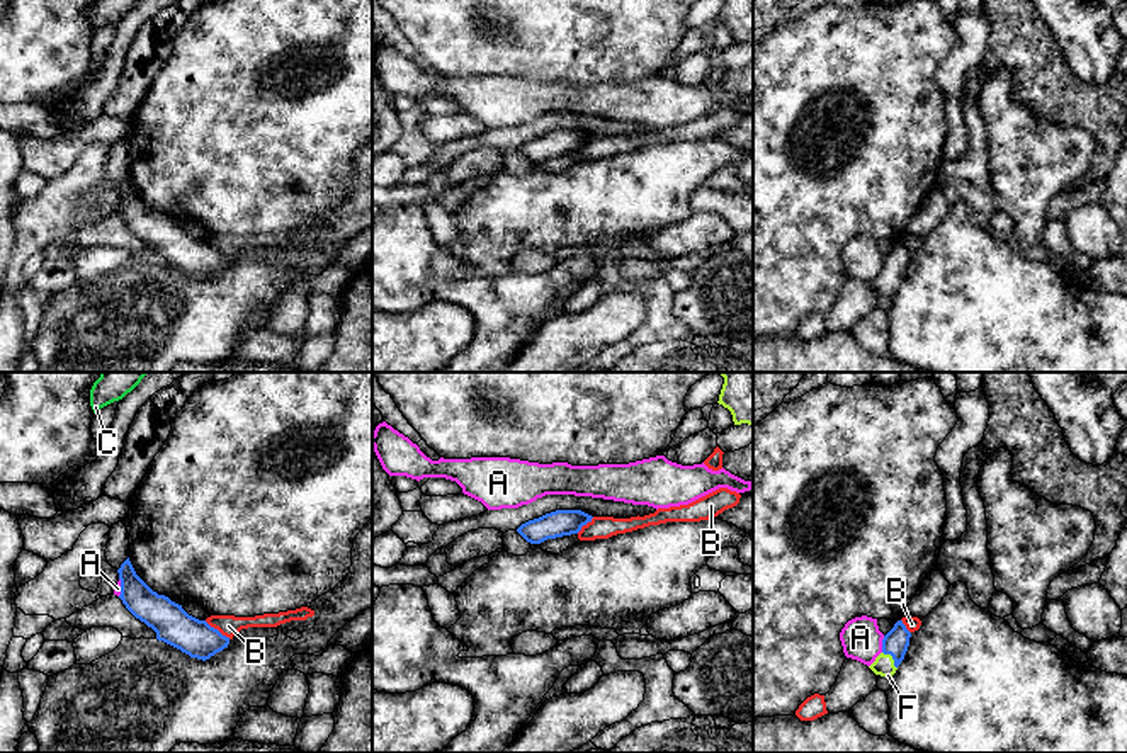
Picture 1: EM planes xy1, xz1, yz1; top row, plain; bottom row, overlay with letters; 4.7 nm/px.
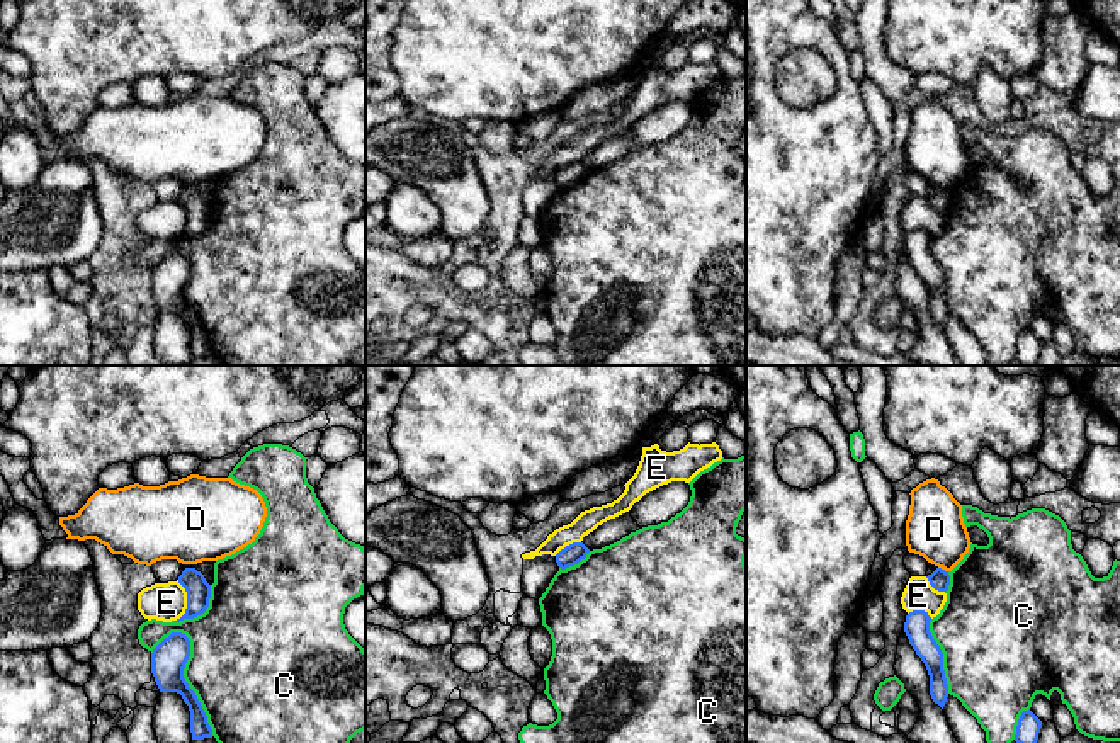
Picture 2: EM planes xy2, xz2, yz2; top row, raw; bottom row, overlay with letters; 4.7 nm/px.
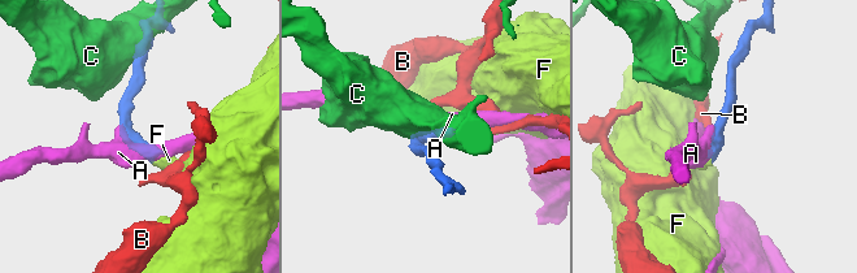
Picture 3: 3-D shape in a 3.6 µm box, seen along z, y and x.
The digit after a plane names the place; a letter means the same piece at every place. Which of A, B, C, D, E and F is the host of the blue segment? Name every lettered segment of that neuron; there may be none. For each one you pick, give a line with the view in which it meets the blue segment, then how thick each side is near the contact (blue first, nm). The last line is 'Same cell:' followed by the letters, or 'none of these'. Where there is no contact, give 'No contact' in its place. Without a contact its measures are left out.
F: Touches blue in yz1. Thickness 120 nm (blue) against 100 nm
Same cell: F

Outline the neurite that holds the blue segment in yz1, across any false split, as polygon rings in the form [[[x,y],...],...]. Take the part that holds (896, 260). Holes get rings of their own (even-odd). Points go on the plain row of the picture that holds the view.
[[[898,240],[894,246],[882,258],[882,272],[869,286],[875,294],[891,297],[909,265],[911,252],[906,248],[903,240]]]

